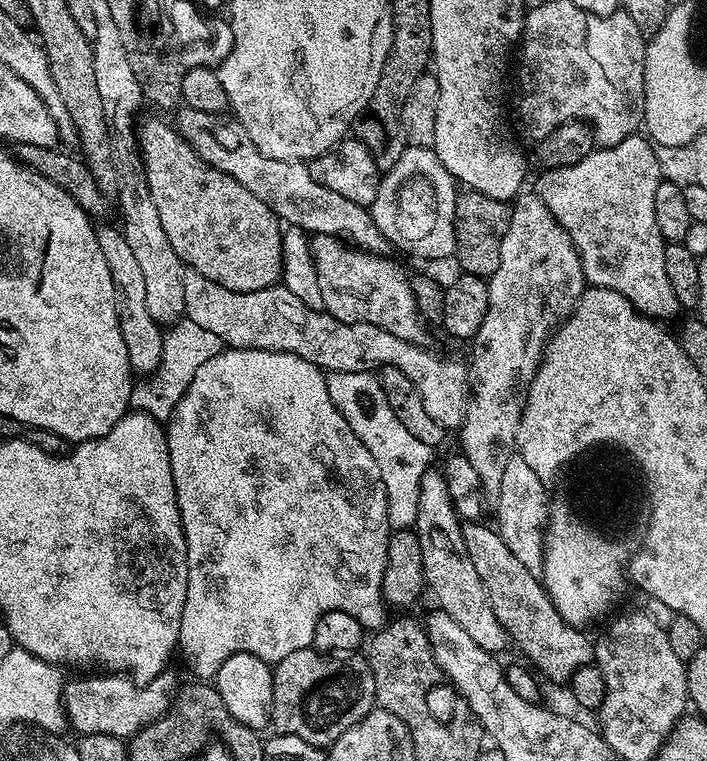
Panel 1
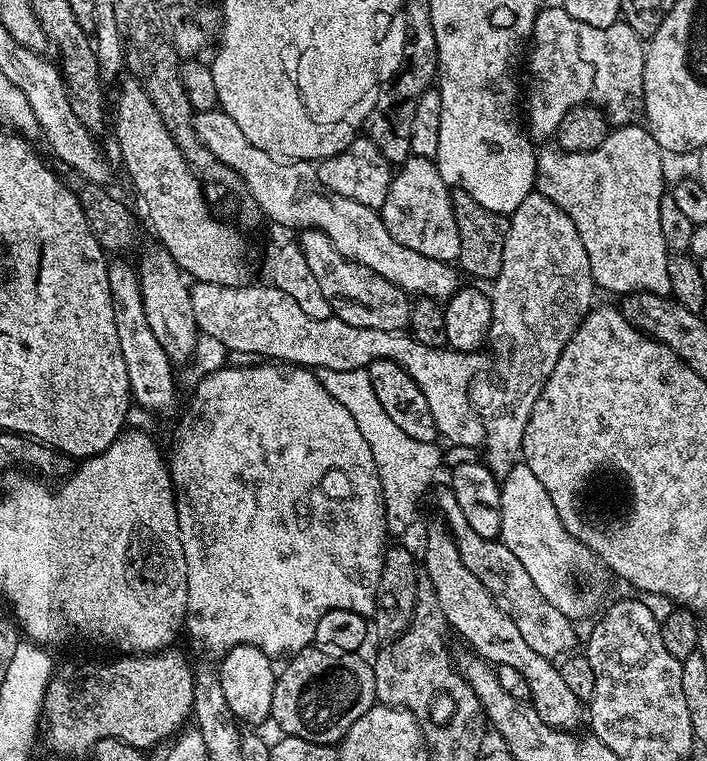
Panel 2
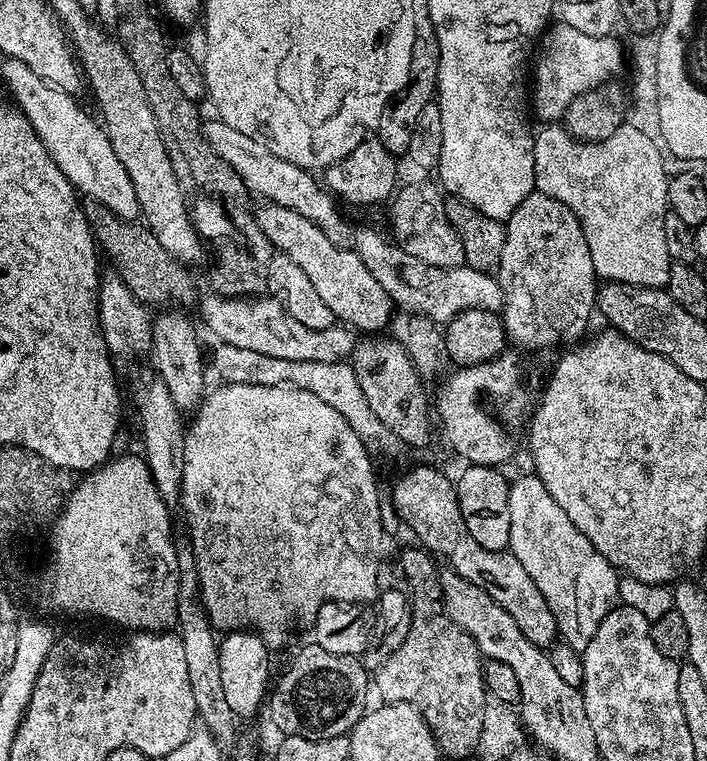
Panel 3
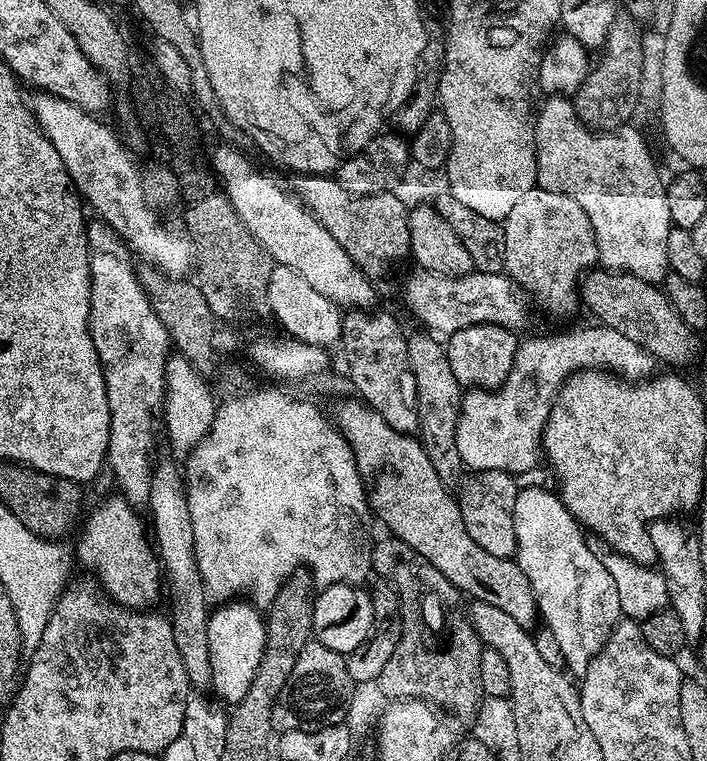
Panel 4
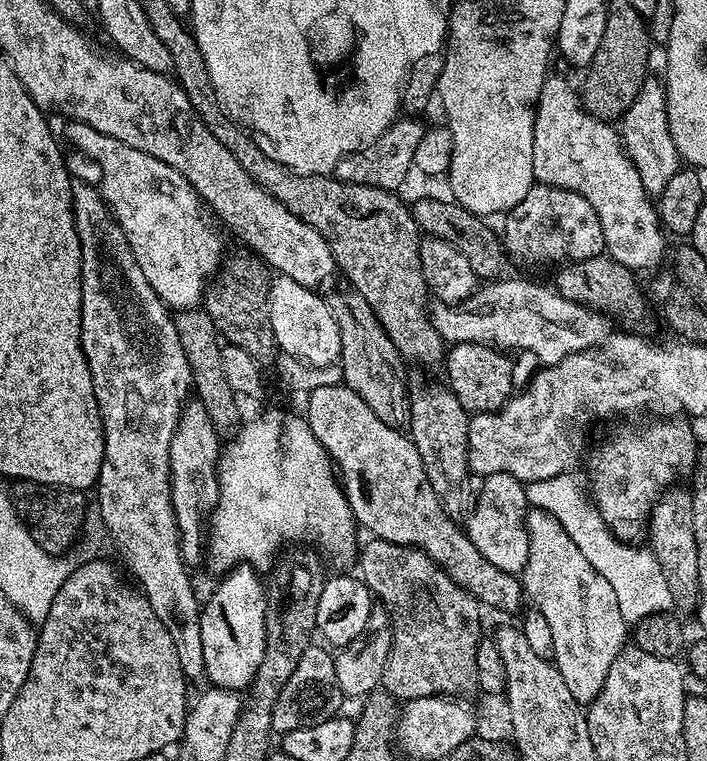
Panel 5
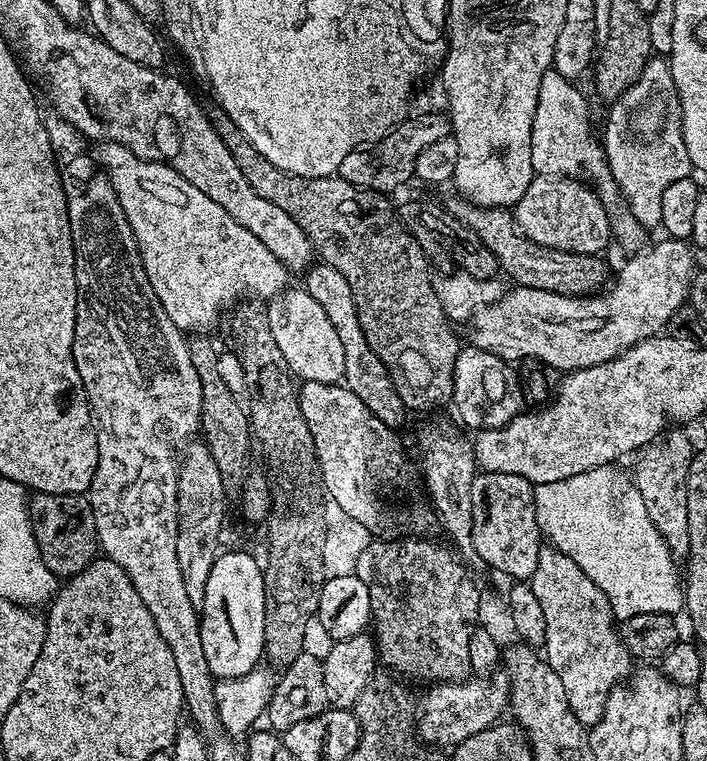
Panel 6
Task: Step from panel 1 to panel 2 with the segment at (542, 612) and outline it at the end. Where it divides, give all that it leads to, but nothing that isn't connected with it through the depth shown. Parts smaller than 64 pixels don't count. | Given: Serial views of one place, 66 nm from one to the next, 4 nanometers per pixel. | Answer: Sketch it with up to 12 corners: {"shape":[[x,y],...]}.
{"shape":[[444,486],[436,504],[470,574],[547,660],[569,655],[577,625],[542,598],[499,539],[470,530]]}

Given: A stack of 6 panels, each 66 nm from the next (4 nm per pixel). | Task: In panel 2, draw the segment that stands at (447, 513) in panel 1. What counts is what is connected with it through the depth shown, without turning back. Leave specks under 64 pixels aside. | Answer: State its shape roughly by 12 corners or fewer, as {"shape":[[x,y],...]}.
{"shape":[[452,533],[424,540],[423,575],[453,633],[495,666],[514,666],[532,709],[576,730],[582,701],[559,667],[470,574]]}

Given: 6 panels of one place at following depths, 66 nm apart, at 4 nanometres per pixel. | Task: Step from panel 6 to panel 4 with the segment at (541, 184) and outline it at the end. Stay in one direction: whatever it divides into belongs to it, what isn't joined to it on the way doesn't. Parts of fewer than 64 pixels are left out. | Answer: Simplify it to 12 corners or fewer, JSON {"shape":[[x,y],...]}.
{"shape":[[539,186],[502,221],[504,272],[552,316],[598,264],[586,210]]}

